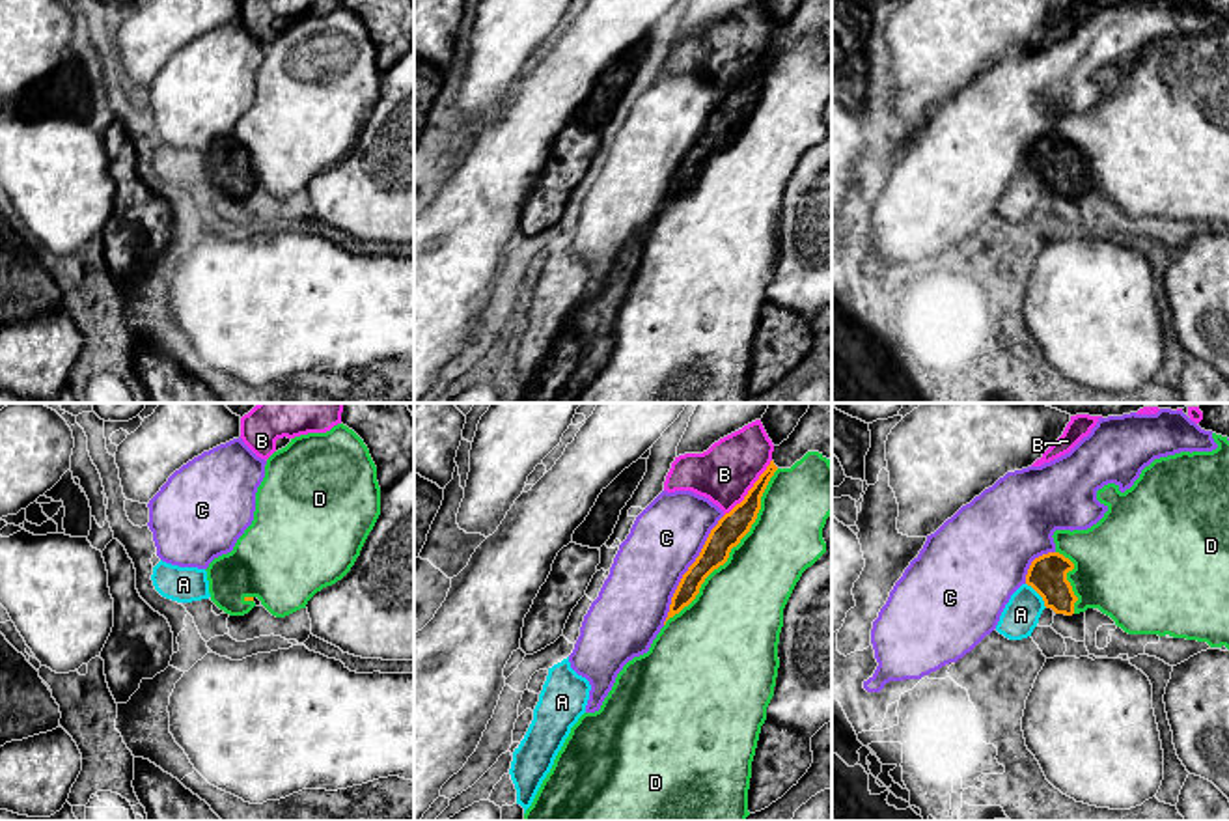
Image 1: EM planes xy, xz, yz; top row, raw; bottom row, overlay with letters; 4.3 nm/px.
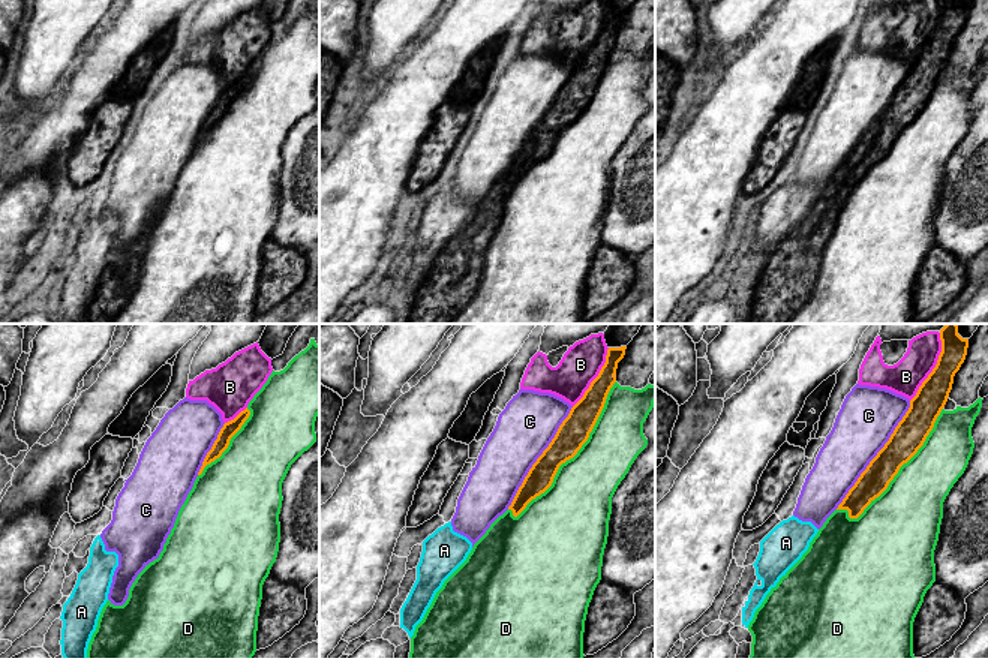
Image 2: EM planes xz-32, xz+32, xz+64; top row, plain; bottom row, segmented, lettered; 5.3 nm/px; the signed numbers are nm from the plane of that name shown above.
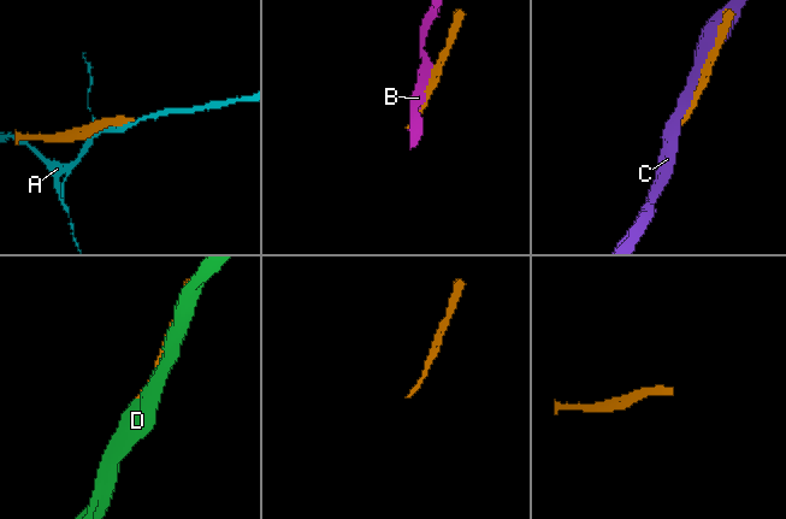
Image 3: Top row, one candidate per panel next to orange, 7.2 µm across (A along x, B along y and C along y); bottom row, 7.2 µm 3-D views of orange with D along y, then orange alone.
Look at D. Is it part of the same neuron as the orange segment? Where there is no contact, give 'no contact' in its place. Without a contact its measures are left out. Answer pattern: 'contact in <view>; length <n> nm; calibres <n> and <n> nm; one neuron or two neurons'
contact in xz; length 850 nm; calibres 120 and 380 nm; one neuron

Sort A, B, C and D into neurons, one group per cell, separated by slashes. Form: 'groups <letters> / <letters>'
groups A / B C / D

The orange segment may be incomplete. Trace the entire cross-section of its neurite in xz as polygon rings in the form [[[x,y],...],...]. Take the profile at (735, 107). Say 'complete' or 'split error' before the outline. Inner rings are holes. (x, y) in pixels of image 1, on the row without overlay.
split error; [[[808,34],[791,50],[770,43],[744,82],[711,112],[649,233],[628,243],[601,291],[571,310],[524,403],[746,403],[752,343],[780,250],[783,190],[802,155],[826,134],[822,110],[830,97],[830,41]]]

